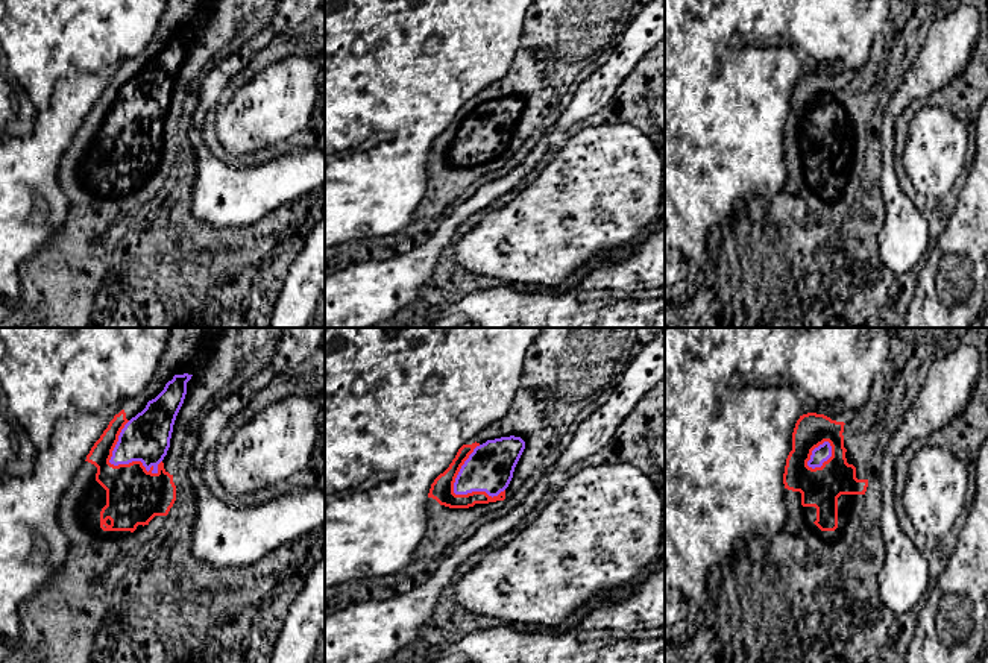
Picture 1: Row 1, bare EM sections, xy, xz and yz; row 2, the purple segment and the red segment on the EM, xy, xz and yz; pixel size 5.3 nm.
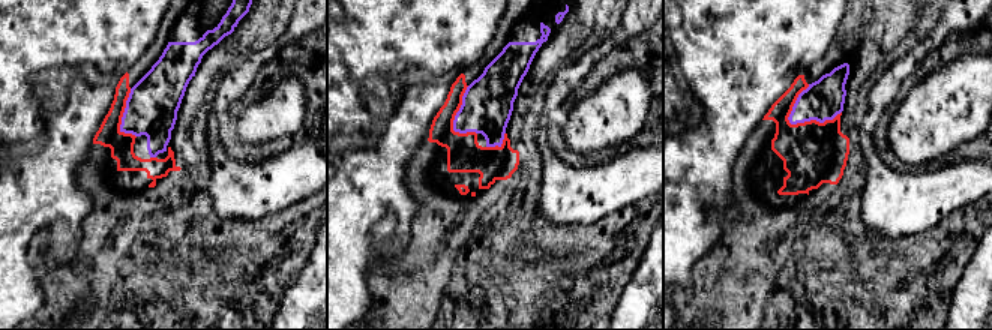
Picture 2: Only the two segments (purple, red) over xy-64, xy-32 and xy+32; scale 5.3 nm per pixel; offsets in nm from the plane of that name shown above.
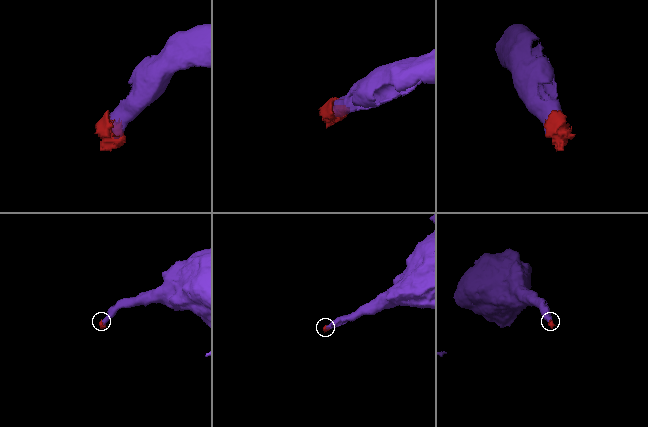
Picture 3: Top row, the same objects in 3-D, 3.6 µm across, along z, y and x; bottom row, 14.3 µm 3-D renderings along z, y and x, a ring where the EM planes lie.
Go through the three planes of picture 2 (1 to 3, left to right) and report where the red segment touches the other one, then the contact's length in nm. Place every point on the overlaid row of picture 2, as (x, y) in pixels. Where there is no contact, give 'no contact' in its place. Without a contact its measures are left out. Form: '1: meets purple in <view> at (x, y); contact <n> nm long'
1: meets purple in xy-64 at (122, 117); contact 260 nm long
2: meets purple in xy-32 at (458, 111); contact 260 nm long
3: meets purple in xy+32 at (814, 119); contact 300 nm long

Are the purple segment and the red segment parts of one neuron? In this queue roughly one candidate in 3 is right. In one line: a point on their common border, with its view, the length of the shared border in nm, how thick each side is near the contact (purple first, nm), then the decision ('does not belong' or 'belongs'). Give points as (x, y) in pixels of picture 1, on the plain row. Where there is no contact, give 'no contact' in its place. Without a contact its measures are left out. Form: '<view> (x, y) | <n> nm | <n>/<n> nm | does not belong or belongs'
xy (114, 125) | 320 nm | 260/300 nm | belongs

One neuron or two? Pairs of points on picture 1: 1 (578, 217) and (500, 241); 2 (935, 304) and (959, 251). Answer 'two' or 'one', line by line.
1: one
2: one

